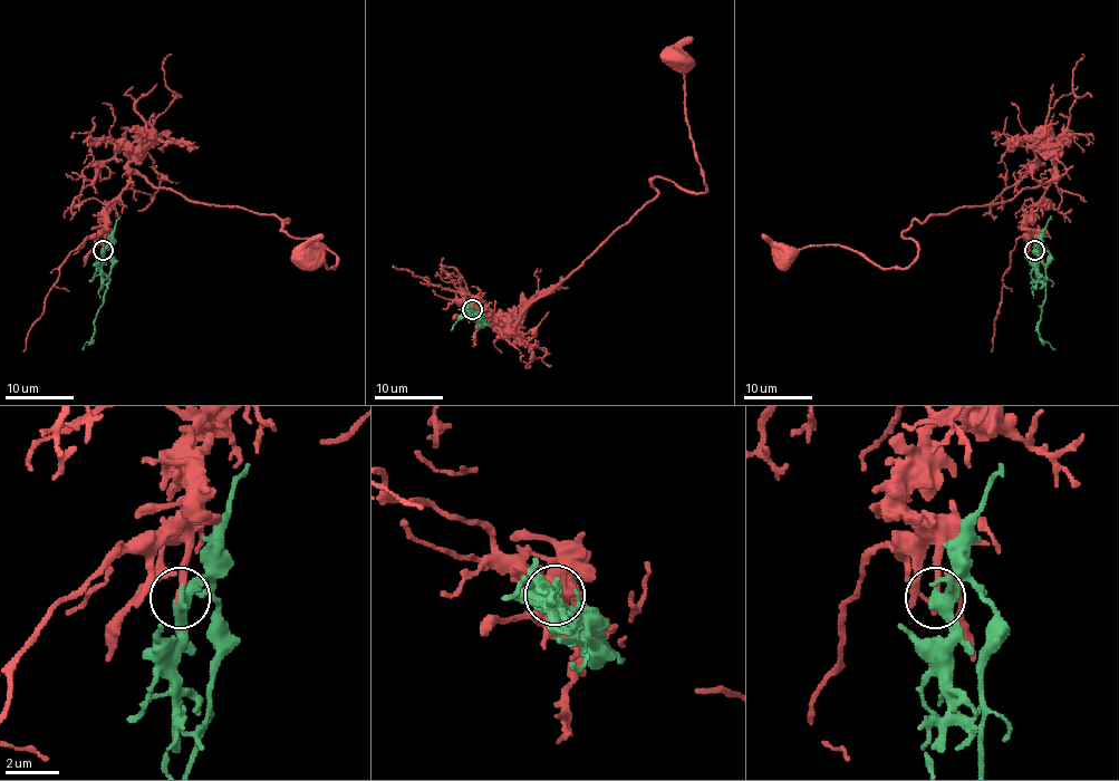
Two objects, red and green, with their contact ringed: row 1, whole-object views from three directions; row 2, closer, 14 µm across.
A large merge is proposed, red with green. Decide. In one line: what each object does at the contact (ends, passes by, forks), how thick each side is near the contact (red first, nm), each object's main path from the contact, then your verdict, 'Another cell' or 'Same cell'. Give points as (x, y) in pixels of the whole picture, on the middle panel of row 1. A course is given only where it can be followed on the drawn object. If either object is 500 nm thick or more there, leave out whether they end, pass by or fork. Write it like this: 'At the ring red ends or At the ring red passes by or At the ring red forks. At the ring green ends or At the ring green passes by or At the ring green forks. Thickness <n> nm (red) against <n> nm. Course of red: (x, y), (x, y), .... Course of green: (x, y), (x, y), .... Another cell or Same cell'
At the ring red ends. At the ring green passes by. Thickness 160 nm (red) against 380 nm. Course of red: (471, 309), (474, 302), (509, 331), (657, 193), (652, 181), (657, 176), (705, 192), (685, 115), (679, 58). Course of green: (471, 309), (476, 319), (463, 312), (451, 330). Same cell

